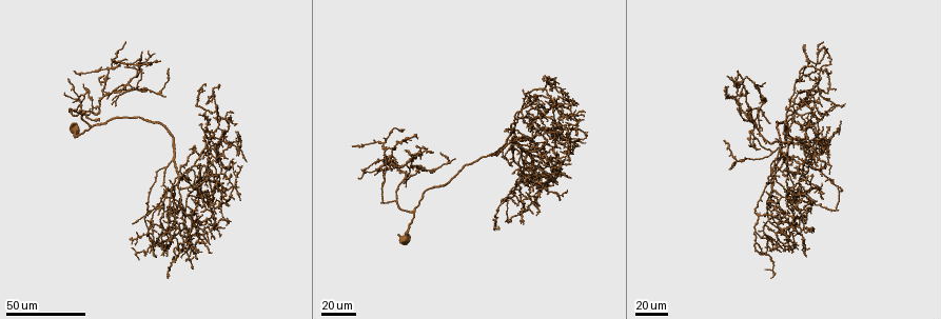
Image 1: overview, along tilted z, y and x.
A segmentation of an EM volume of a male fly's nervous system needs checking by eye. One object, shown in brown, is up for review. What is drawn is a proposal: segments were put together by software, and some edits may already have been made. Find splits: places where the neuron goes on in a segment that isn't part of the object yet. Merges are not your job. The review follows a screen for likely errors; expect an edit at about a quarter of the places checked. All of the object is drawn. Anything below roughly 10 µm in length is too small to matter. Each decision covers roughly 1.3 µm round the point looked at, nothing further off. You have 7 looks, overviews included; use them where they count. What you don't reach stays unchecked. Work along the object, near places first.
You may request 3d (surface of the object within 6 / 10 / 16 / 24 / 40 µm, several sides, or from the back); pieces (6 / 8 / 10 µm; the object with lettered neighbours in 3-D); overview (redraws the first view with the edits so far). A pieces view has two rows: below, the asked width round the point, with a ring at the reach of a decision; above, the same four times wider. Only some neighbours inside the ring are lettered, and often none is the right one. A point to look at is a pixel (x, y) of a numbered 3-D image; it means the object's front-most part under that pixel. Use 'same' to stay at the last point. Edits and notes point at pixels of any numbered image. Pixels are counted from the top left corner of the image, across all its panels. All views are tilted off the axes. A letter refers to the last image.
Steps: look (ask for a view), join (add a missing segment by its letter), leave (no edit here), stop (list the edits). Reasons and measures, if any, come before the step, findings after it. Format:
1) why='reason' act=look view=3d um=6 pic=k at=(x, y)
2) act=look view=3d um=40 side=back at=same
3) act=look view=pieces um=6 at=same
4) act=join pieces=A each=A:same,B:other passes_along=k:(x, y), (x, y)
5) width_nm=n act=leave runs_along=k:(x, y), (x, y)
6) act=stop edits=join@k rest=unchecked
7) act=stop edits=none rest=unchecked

why='an open end' act=look view=3d um=24 pic=1 at=(167, 67)

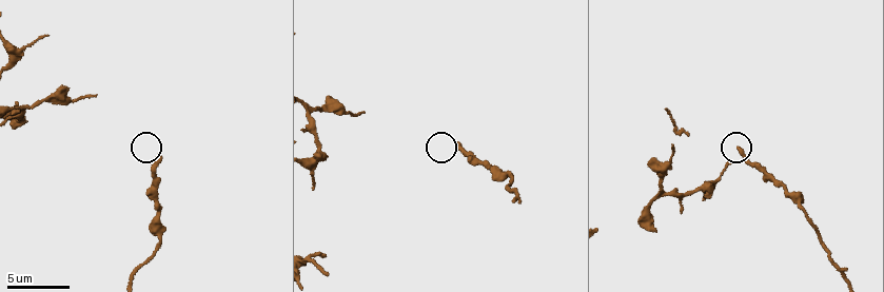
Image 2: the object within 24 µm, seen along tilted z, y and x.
act=look view=3d um=6 pic=2 at=(738, 150)

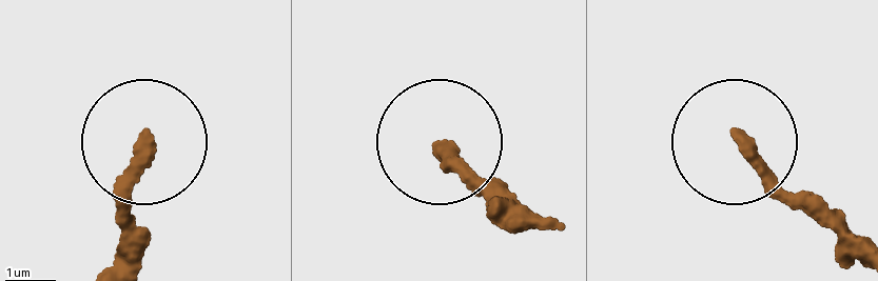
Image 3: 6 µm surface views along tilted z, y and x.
act=look view=pieces um=6 pic=3 at=(740, 137)

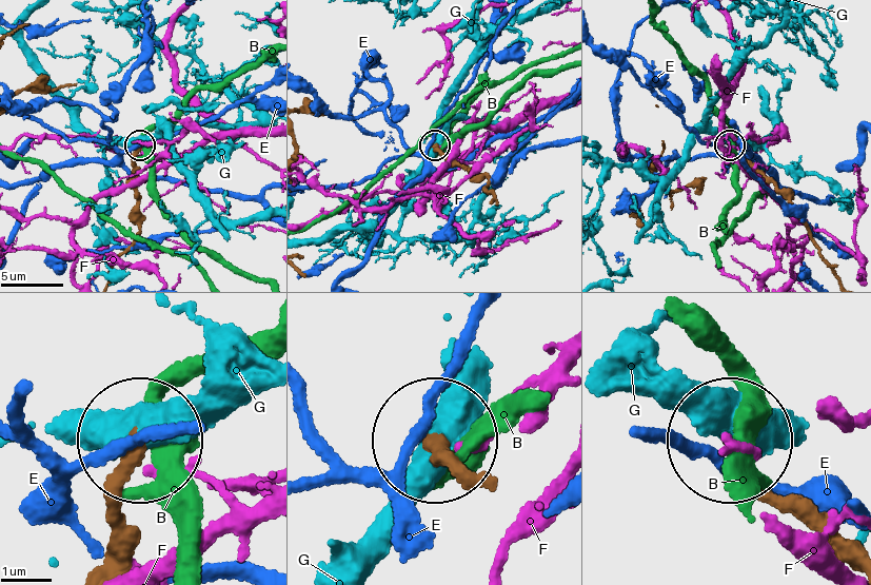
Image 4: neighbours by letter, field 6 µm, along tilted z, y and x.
width_nm=270 act=leave each=B:other,E:other,F:other,G:other runs_along=4:(130, 565), (123, 512), (140, 451) found='no lettered segment goes on from it'

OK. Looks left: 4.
why='free end' act=look view=3d um=40 pic=1 at=(163, 254)

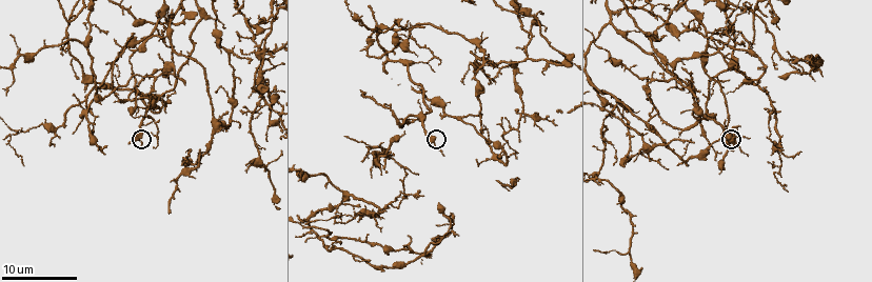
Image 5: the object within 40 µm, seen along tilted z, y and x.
act=look view=pieces um=6 pic=5 at=(429, 143)

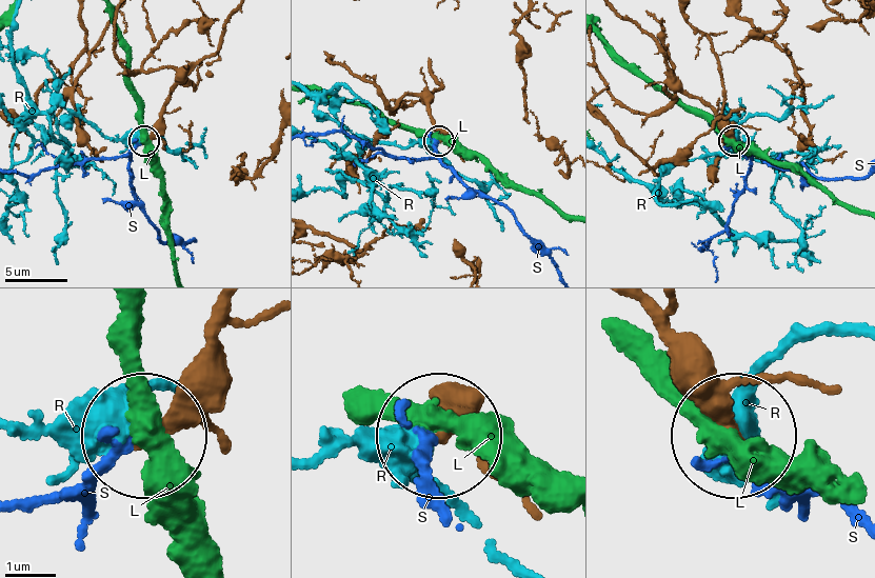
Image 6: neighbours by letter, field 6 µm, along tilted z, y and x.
act=join pieces=S each=L:other,R:other,S:same passes_along=6:(432, 125), (443, 165), (501, 204), (559, 270) found='the neuron continues'

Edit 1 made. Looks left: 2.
why='branch stops here' act=look view=3d um=24 pic=1 at=(411, 164)

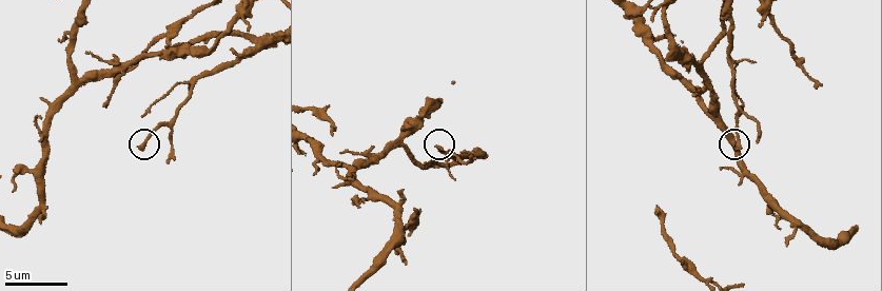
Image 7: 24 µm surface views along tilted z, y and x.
why='what lies round it' act=look view=pieces um=10 pic=7 at=(739, 148)

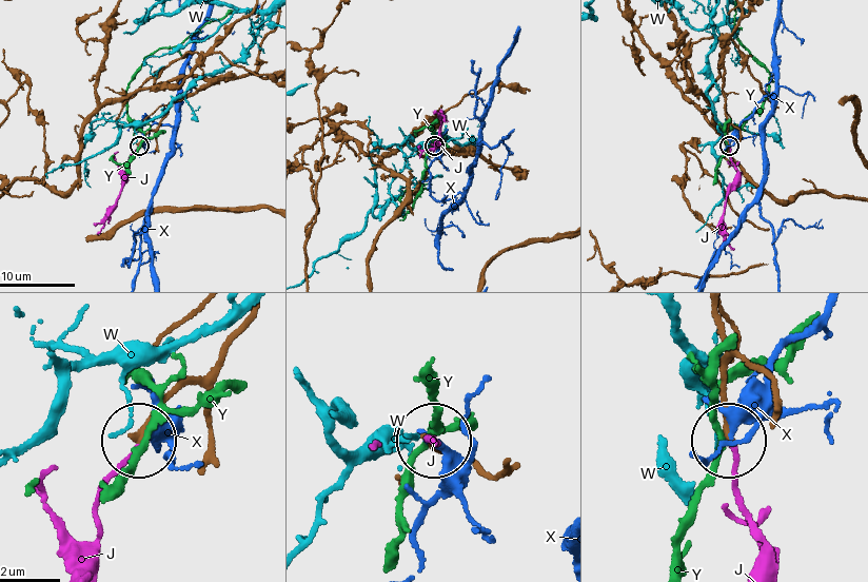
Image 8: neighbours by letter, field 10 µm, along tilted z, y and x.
act=join pieces=J each=J:same,W:other,X:other,Y:other passes_along=8:(210, 368), (169, 401), (109, 480), (95, 564) found='the neuron continues'

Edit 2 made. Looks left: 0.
act=stop edits=join@6,join@8 rest=unchecked

